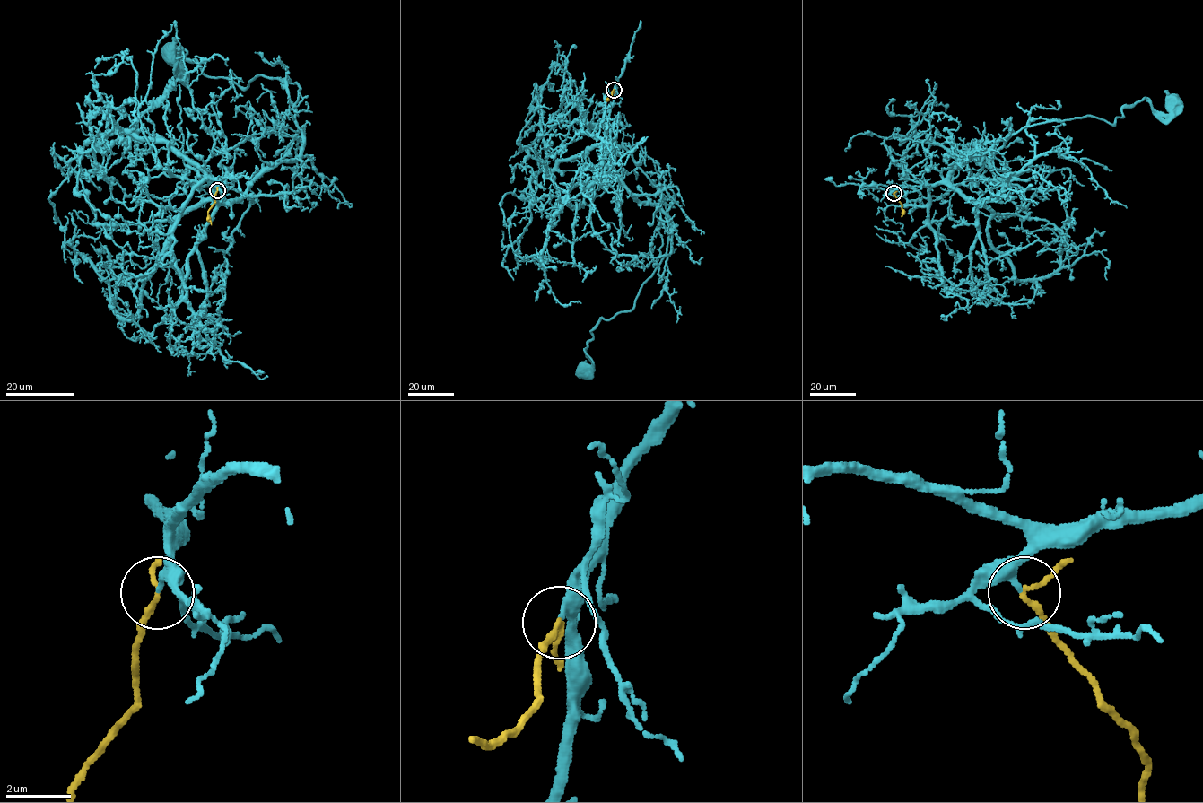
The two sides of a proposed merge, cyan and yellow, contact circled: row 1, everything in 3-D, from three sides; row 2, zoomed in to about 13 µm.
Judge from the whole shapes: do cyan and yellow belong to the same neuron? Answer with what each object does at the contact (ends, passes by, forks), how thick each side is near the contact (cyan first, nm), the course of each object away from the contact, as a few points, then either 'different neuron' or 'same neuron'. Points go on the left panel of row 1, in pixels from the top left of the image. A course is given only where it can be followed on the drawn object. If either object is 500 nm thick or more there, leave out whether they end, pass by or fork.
cyan passes by; yellow passes by; 190 nm thick on the cyan side, 150 nm on the other; cyan runs (217, 190), (205, 161), (274, 131), (300, 87), (207, 76), (179, 49), (185, 74), (172, 55); yellow runs (217, 190), (215, 203), (209, 210), (211, 224); same neuron

